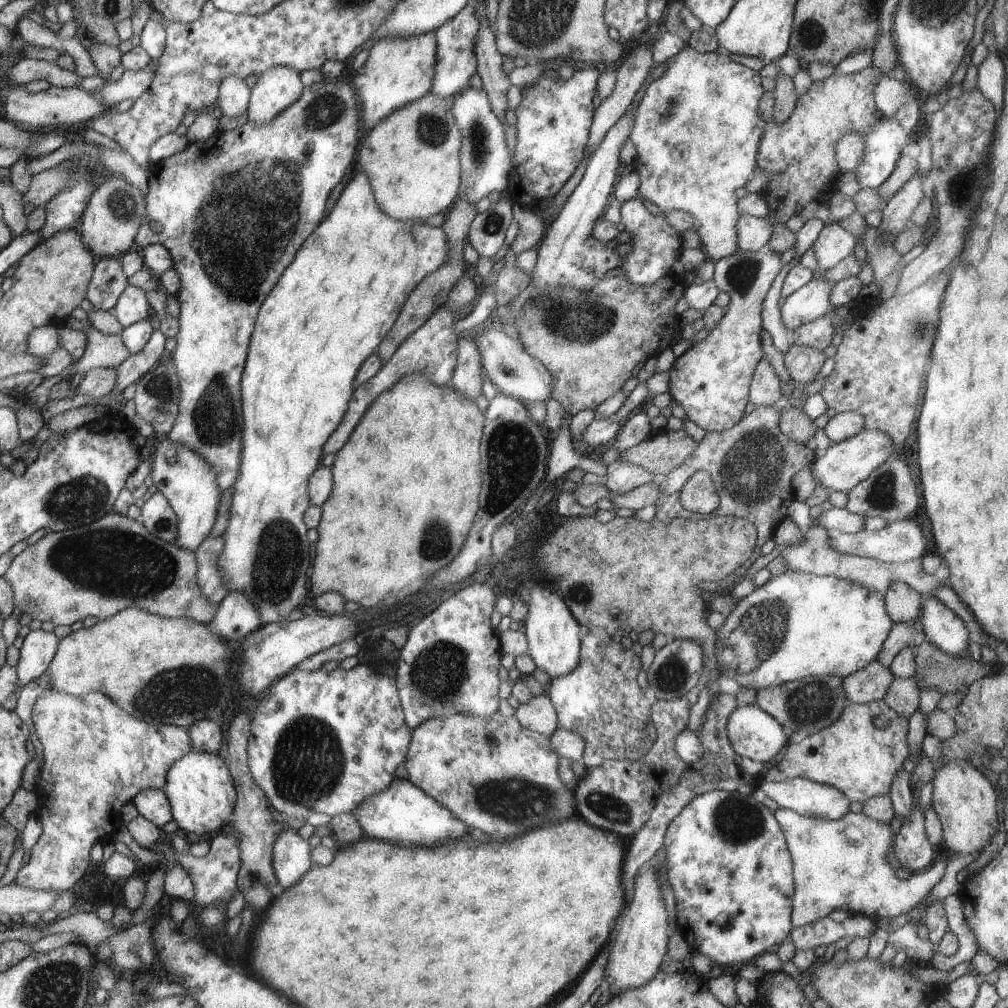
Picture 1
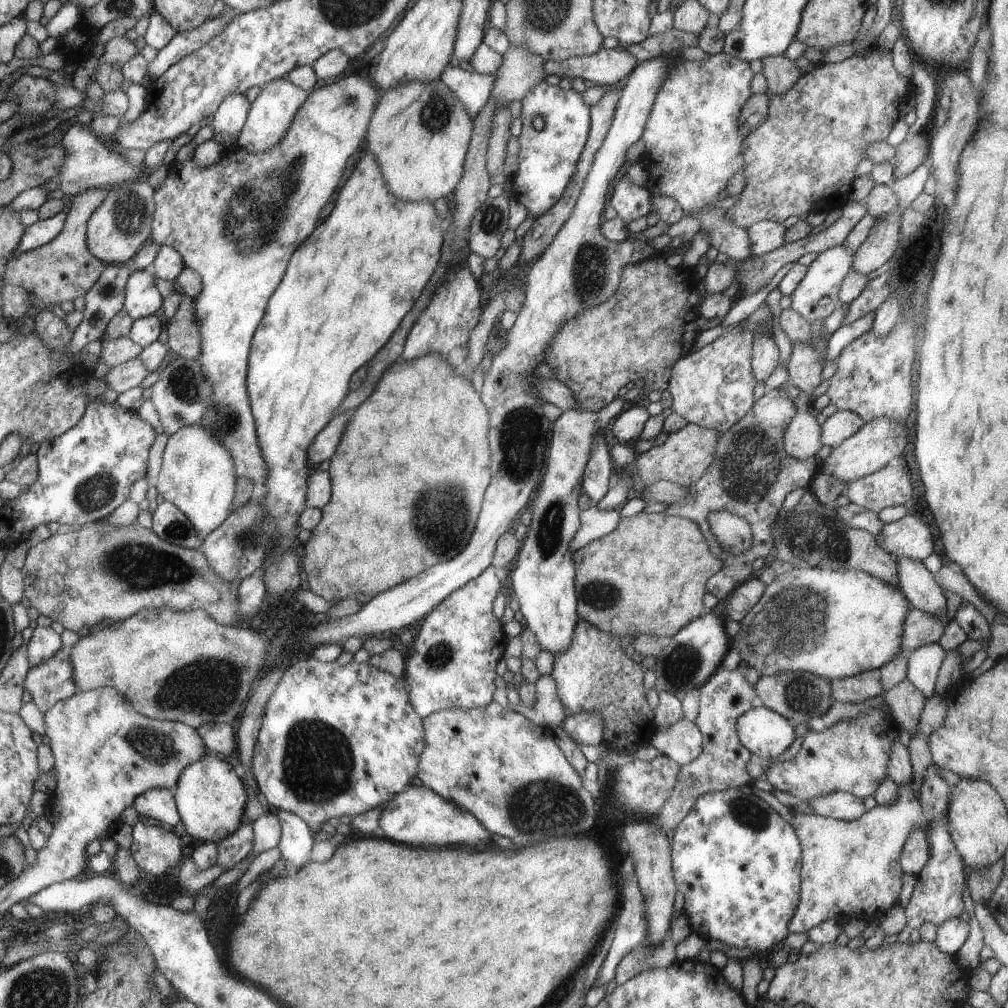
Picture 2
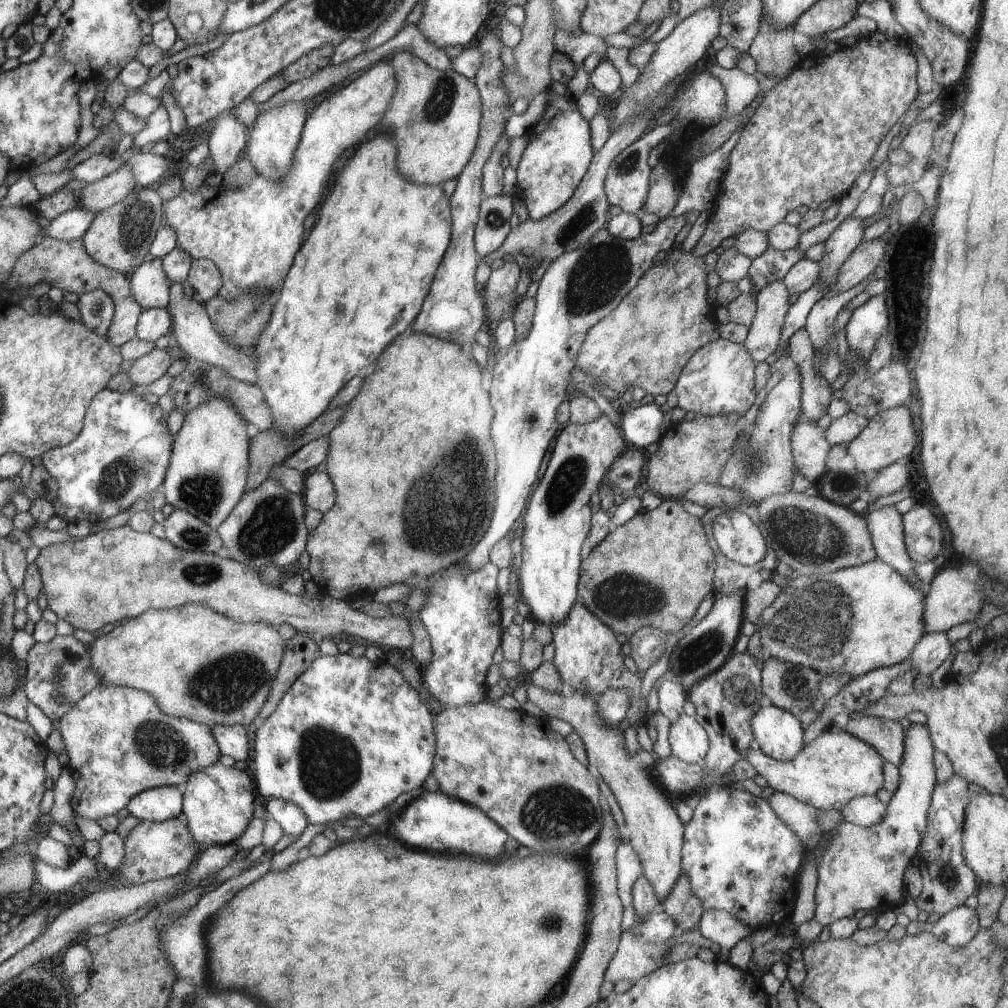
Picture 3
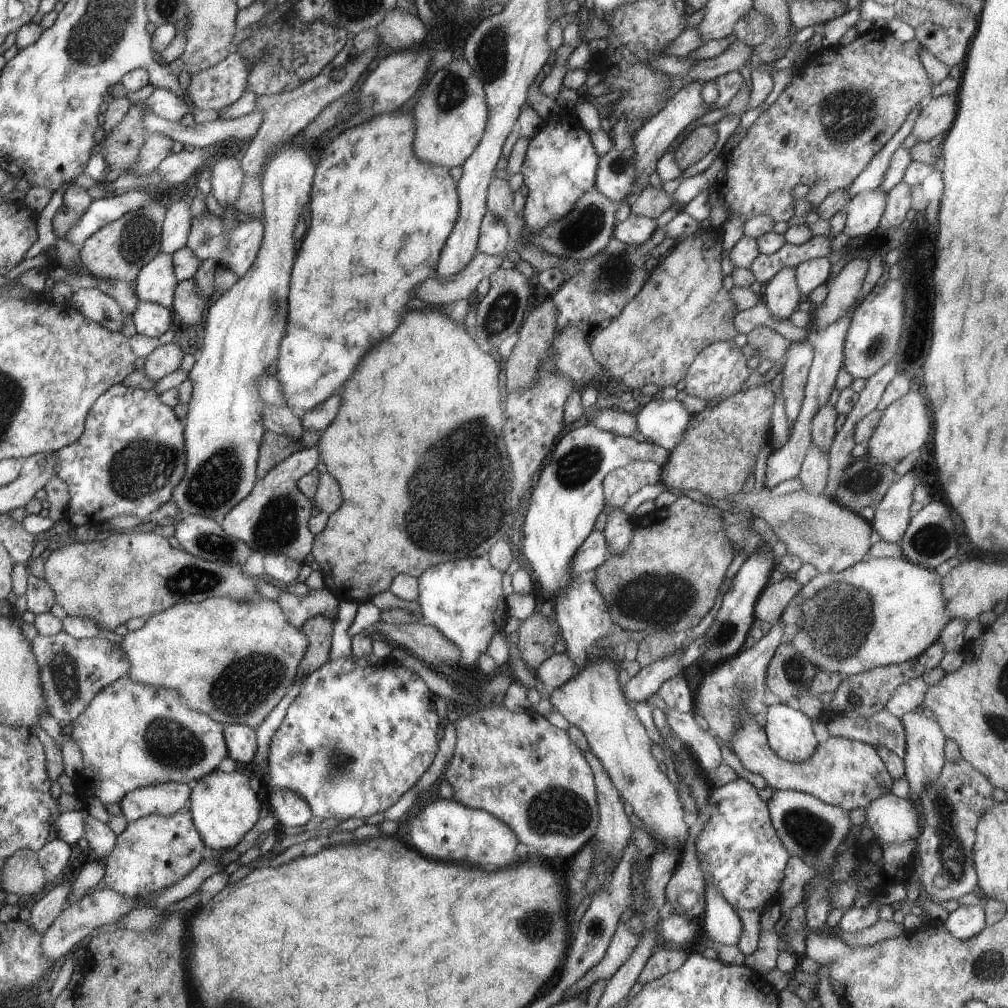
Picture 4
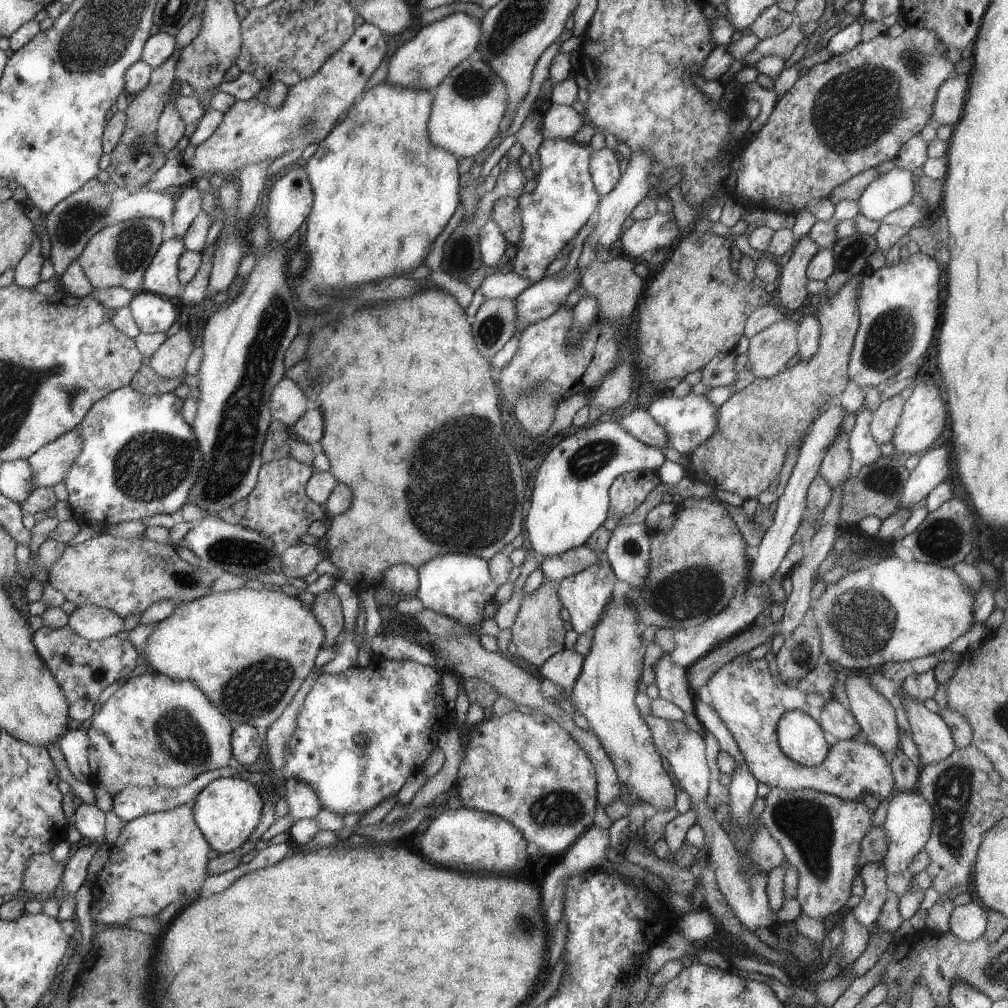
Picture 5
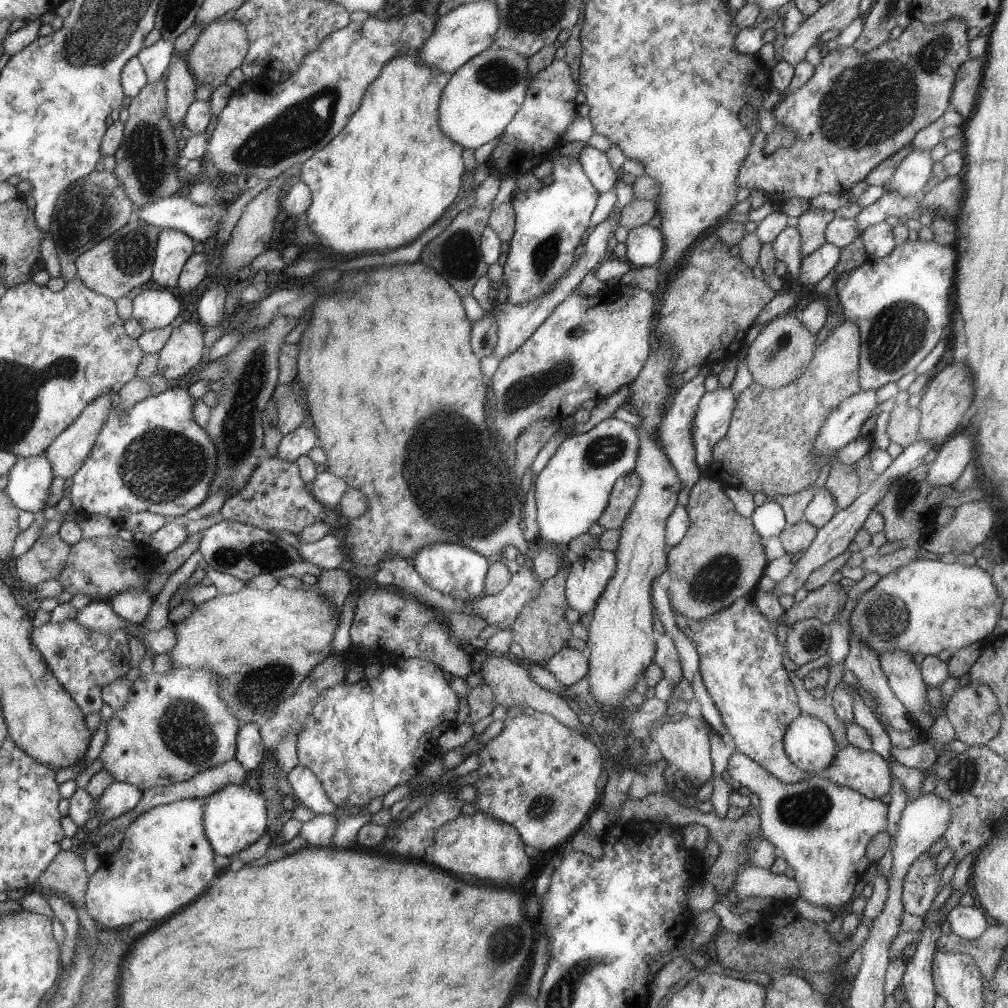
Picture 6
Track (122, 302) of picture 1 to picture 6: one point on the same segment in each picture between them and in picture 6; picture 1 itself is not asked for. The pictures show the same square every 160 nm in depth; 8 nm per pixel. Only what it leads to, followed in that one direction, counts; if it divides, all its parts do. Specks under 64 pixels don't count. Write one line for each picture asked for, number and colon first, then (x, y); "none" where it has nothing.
2: (142, 296)
3: (151, 286)
4: (157, 282)
5: (163, 277)
6: (174, 247)

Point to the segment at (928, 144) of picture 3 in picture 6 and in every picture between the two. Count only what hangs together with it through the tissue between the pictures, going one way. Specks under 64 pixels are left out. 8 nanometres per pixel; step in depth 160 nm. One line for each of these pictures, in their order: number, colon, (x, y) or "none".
4: (937, 115)
5: (948, 107)
6: (967, 82)

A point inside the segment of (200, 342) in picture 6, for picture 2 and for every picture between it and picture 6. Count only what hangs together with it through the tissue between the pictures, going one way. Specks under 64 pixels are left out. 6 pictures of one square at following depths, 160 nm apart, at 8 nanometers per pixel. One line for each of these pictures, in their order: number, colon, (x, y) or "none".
2: (124, 377)
3: (146, 369)
4: (163, 360)
5: (169, 361)

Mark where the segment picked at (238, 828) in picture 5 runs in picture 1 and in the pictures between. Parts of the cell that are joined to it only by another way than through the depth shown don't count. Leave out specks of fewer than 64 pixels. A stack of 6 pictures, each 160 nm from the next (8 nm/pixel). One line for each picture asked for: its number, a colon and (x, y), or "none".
1: (200, 788)
2: (210, 797)
3: (218, 802)
4: (223, 808)

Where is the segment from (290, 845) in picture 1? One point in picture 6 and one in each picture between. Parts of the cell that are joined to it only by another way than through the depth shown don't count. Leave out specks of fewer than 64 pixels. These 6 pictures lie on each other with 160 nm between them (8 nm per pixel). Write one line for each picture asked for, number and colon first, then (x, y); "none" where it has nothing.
2: (297, 840)
3: (290, 817)
4: (291, 810)
5: (303, 800)
6: (307, 789)

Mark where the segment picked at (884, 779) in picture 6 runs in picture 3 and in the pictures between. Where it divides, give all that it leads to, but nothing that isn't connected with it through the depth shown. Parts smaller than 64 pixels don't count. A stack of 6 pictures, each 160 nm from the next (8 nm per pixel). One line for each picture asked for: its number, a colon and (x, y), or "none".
3: (835, 767)
4: (846, 773)
5: (747, 697)

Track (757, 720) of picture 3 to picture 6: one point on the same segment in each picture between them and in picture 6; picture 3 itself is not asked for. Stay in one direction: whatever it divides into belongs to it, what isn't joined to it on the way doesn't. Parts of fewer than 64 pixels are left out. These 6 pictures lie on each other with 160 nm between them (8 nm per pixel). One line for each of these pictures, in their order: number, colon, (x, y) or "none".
4: (789, 732)
5: (801, 737)
6: (809, 743)

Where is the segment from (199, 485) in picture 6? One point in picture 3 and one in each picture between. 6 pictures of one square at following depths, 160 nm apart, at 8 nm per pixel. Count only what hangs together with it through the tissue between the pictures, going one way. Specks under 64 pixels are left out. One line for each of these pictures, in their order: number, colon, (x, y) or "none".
3: (123, 453)
4: (131, 457)
5: (139, 458)

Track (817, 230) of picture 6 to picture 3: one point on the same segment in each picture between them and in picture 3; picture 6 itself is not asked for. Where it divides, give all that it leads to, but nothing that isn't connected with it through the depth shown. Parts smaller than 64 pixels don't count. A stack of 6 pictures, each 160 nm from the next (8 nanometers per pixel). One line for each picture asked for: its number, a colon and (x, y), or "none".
3: (773, 301)
4: (782, 295)
5: (791, 292)

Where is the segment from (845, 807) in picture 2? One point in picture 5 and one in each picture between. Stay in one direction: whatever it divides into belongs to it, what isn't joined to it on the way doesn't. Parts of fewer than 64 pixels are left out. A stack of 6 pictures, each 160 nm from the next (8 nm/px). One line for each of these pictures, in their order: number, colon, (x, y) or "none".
3: (866, 810)
4: (894, 820)
5: (909, 820)

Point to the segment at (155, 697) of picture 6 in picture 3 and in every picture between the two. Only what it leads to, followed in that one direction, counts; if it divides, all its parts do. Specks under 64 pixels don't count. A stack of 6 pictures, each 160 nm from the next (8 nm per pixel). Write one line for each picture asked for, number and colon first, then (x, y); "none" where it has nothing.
3: (119, 742)
4: (133, 735)
5: (154, 731)

